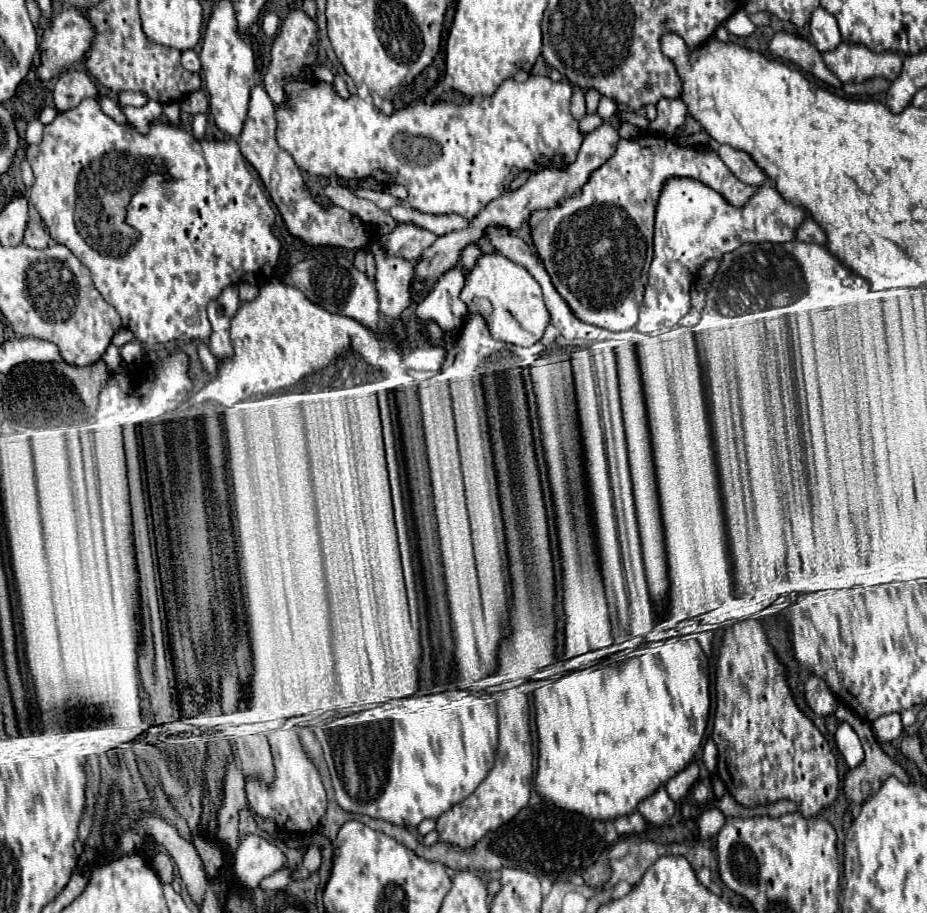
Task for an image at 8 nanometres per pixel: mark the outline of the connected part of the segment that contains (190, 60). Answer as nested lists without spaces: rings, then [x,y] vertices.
[[[185,50],[181,54],[181,64],[183,68],[187,68],[189,72],[199,72],[201,70],[201,64],[199,64],[199,56],[195,50]]]

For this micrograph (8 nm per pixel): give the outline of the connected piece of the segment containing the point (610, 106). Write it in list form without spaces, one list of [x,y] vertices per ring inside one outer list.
[[[601,98],[599,106],[597,106],[597,114],[603,120],[611,120],[611,116],[617,114],[617,104],[613,104],[613,100],[609,100],[609,98]]]

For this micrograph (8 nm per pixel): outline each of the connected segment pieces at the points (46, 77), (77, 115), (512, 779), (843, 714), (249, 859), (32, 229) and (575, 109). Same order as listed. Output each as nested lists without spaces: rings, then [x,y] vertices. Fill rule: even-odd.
[[[69,8],[69,10],[63,10],[61,14],[55,14],[45,24],[45,30],[43,30],[43,36],[41,36],[41,42],[39,42],[41,56],[39,56],[39,64],[35,68],[37,78],[41,82],[49,82],[49,80],[57,78],[61,72],[65,72],[67,68],[71,68],[73,64],[81,62],[83,52],[89,48],[91,40],[93,40],[93,28],[91,28],[89,20],[85,20],[77,12],[77,8]]]
[[[85,98],[79,106],[57,112],[55,120],[45,126],[41,144],[27,146],[27,162],[35,174],[35,184],[29,190],[29,202],[49,228],[51,238],[67,246],[89,268],[99,294],[117,310],[123,320],[123,328],[129,328],[141,344],[207,340],[211,332],[205,316],[209,300],[217,298],[227,286],[237,282],[265,284],[263,278],[273,274],[279,260],[281,244],[271,232],[275,210],[253,174],[247,170],[245,158],[241,156],[235,140],[195,140],[191,132],[163,122],[153,122],[151,132],[143,136],[135,130],[135,126],[117,124],[113,118],[103,114],[95,98]],[[111,152],[117,152],[125,164],[131,164],[133,172],[143,174],[137,180],[135,194],[131,196],[125,212],[125,224],[137,232],[137,238],[129,244],[127,240],[125,244],[113,244],[113,248],[89,244],[77,232],[73,220],[79,172],[93,160],[101,160]]]
[[[525,682],[517,688],[493,694],[499,712],[499,748],[495,766],[469,798],[453,806],[437,820],[435,830],[439,834],[439,842],[447,842],[459,848],[473,848],[487,832],[507,824],[521,808],[527,806],[533,778],[533,742],[529,730],[527,692],[533,692],[539,686],[541,682]]]
[[[843,704],[837,708],[835,716],[837,716],[839,720],[843,720],[843,722],[849,722],[849,724],[853,726],[853,730],[857,732],[857,736],[859,736],[863,748],[865,748],[865,760],[863,760],[859,766],[851,768],[851,770],[845,774],[845,780],[843,780],[843,792],[845,792],[845,798],[847,798],[849,802],[853,802],[853,804],[863,804],[865,800],[869,800],[869,798],[877,792],[877,788],[881,788],[881,784],[883,784],[889,776],[895,776],[895,778],[899,778],[901,782],[909,782],[909,776],[905,774],[905,770],[903,770],[897,762],[893,762],[893,760],[877,746],[877,742],[875,742],[871,730],[869,730],[869,722],[867,722],[867,720],[861,720],[853,710],[849,710],[849,708],[843,706]]]
[[[257,834],[245,836],[233,854],[235,878],[239,884],[247,884],[247,888],[251,890],[257,888],[263,878],[285,866],[285,854],[275,844]]]
[[[29,220],[27,230],[25,230],[23,244],[29,246],[29,248],[37,248],[37,250],[49,246],[49,234],[47,234],[47,230],[43,228],[41,222],[37,222],[37,220]]]
[[[579,88],[573,90],[571,116],[573,116],[573,118],[583,118],[583,116],[585,116],[585,98],[583,98],[583,90],[579,90]]]

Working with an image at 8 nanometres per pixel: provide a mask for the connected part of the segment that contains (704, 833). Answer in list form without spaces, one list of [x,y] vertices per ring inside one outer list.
[[[709,808],[699,816],[699,834],[701,838],[715,836],[725,824],[725,816],[719,808]]]

